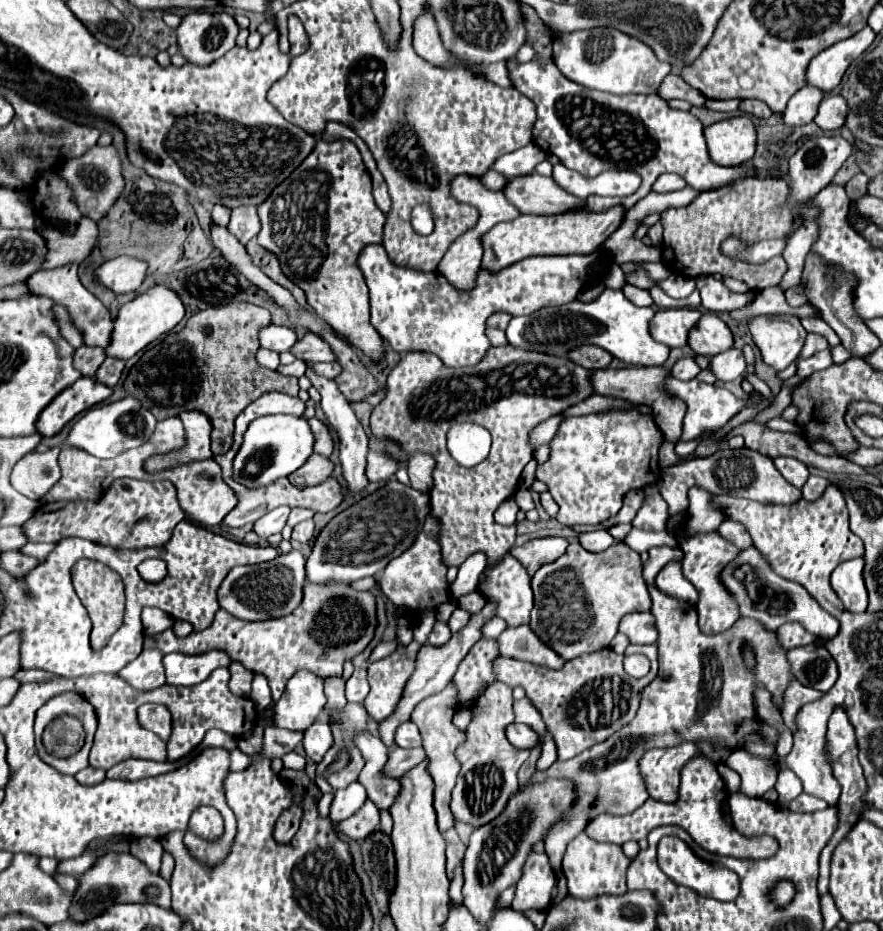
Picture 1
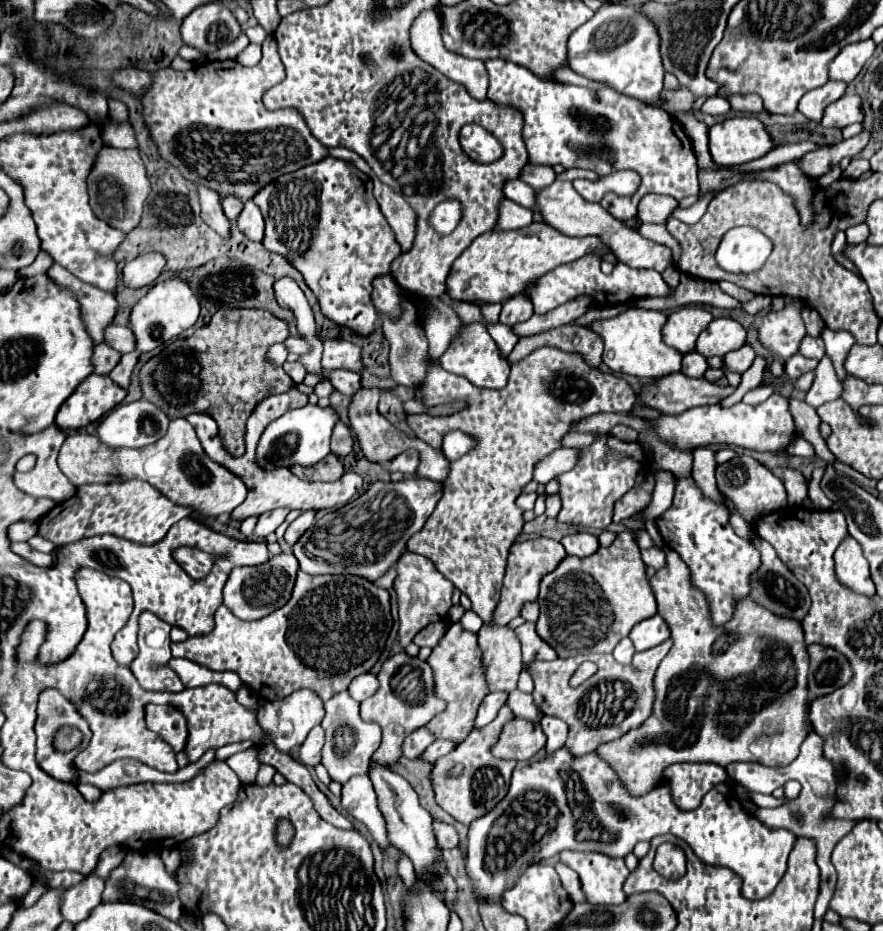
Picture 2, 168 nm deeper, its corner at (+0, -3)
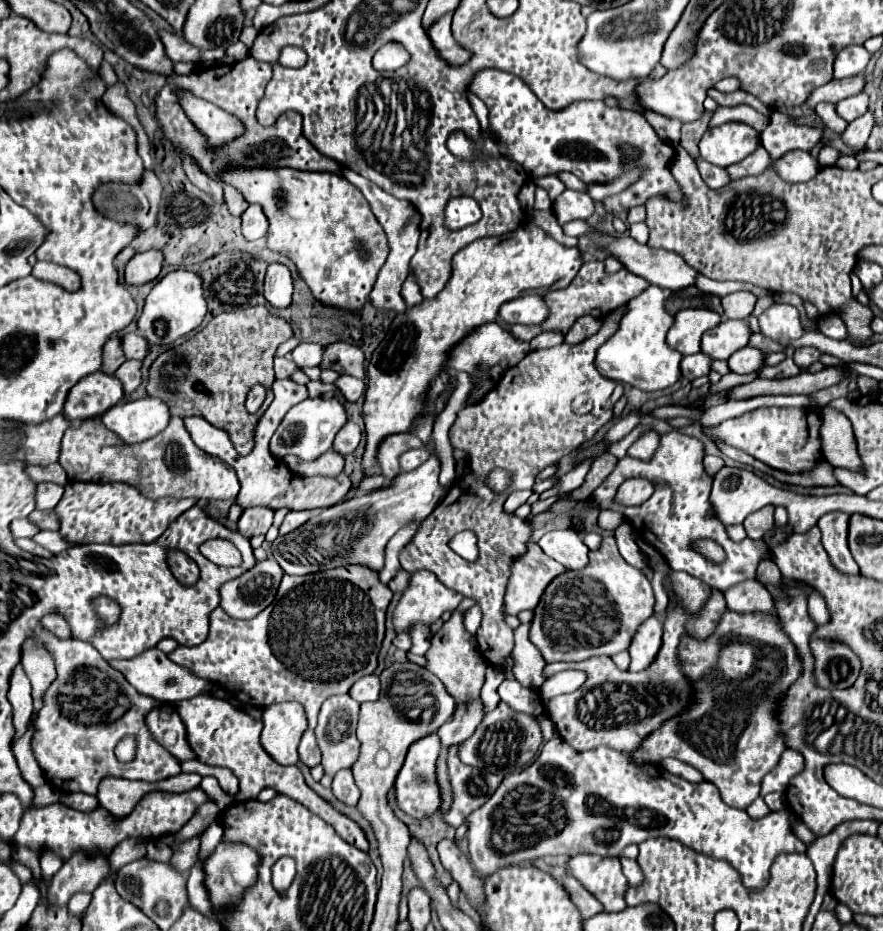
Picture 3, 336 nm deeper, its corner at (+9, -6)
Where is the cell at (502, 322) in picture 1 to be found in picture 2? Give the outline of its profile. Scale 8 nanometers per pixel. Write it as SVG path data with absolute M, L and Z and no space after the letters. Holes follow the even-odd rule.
M515 295L507 303L503 303L503 311L501 311L499 321L511 327L515 323L527 321L531 315L533 315L533 303L531 303L531 299L525 297L525 295Z

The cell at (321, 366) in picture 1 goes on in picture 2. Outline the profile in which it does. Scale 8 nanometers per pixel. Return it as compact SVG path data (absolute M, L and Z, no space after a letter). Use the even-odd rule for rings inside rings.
M335 369L331 371L331 383L339 393L351 397L353 391L361 387L361 375L355 371L347 371L347 369Z

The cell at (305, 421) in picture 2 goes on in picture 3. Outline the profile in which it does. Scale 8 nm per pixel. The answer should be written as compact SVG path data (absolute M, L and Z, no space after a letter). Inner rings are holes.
M306 398L304 402L292 406L286 412L284 420L280 422L280 426L276 428L270 440L270 452L274 458L284 458L292 454L304 462L312 462L332 448L332 440L344 424L346 424L346 412L336 398L328 398L328 400Z

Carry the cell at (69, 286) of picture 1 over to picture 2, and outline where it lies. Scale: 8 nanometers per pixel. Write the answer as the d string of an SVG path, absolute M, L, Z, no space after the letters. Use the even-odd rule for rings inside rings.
M109 325L107 331L105 331L105 343L109 343L119 353L129 353L129 351L135 349L135 339L133 339L131 327Z

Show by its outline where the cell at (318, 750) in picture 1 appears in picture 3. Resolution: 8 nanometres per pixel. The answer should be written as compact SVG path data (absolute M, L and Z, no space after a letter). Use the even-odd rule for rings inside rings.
M306 730L304 736L302 736L302 742L300 742L300 748L298 748L298 754L300 754L300 762L304 762L306 766L316 766L320 762L320 750L316 746L316 736L314 736L314 730Z

